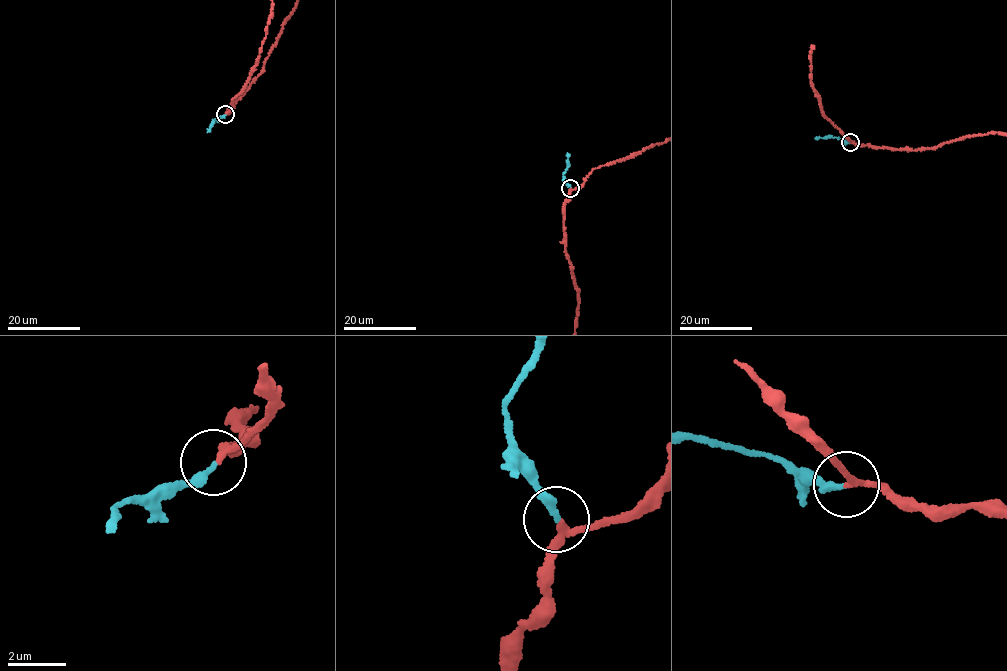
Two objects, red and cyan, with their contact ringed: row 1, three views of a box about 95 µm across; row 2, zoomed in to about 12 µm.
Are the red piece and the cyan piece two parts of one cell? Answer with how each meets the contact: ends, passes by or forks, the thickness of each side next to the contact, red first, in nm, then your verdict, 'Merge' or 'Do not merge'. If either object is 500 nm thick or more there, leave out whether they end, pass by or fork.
At the ring red passes by. At the ring cyan ends. Thickness 180 nm (red) against 240 nm. Merge

